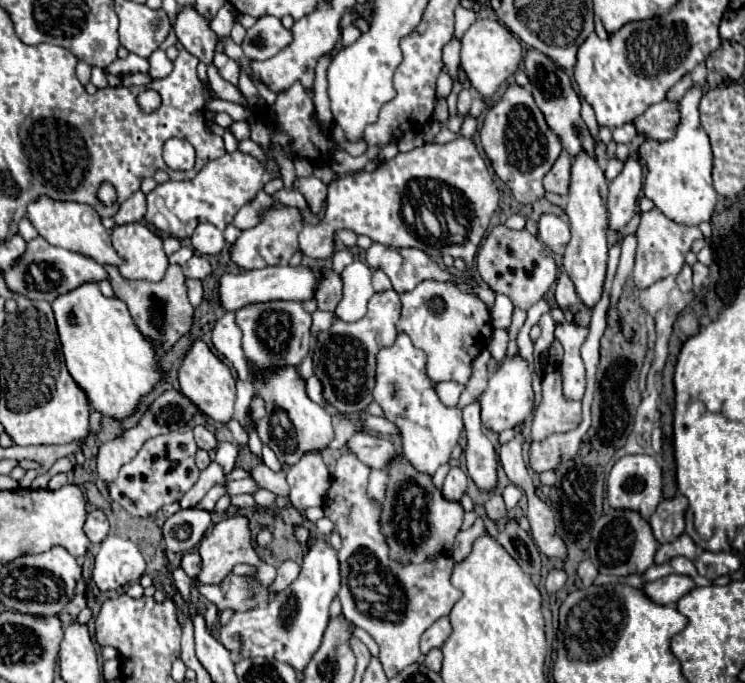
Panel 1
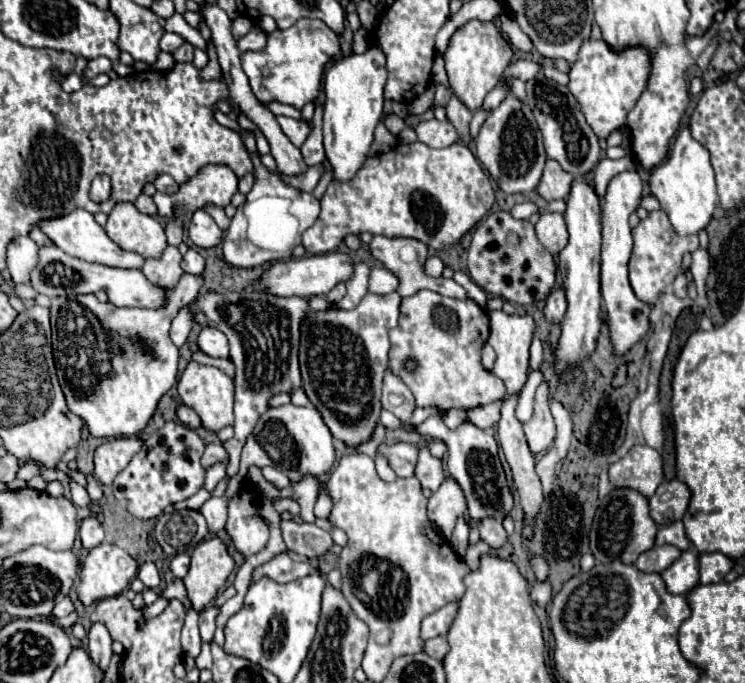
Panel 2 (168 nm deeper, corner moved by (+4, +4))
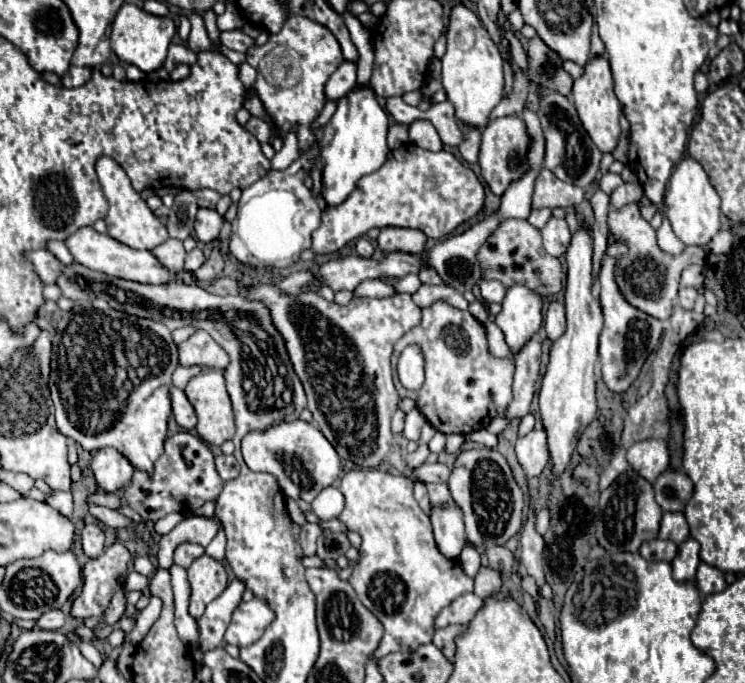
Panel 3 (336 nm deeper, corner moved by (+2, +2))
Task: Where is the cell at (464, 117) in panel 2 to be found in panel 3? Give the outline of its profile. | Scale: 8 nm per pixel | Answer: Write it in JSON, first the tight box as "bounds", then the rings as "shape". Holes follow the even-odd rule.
{"bounds":[459,130,479,164],"shape":[[[463,130],[463,134],[467,134],[467,142],[463,142],[463,146],[459,146],[459,152],[461,152],[461,156],[463,156],[465,162],[477,164],[477,154],[479,154],[479,130]]]}

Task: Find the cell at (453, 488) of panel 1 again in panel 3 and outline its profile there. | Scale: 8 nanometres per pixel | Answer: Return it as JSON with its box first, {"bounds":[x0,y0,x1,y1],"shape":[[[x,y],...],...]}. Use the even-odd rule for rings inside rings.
{"bounds":[431,502,467,560],"shape":[[[449,502],[447,506],[433,508],[431,524],[439,552],[449,560],[457,560],[463,546],[467,544],[463,530],[463,514],[459,514],[459,506]]]}

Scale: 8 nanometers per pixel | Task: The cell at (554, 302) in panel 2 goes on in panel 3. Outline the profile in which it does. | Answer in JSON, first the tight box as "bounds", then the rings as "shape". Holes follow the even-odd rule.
{"bounds":[545,302,565,342],"shape":[[[551,302],[545,316],[545,330],[551,342],[555,342],[565,332],[565,306],[559,302]]]}

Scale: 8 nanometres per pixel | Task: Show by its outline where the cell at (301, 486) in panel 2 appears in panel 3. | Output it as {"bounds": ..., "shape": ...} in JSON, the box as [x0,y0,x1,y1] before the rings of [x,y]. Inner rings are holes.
{"bounds":[299,524,321,556],"shape":[[[305,524],[301,528],[301,536],[299,536],[299,542],[303,546],[303,552],[305,556],[315,556],[317,552],[317,538],[321,536],[321,528],[317,524]]]}

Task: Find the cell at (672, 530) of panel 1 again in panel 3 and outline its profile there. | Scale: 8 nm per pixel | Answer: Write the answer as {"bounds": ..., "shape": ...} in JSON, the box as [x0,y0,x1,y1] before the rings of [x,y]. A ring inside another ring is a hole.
{"bounds":[653,470,693,512],"shape":[[[665,470],[653,484],[655,500],[665,512],[681,512],[693,494],[693,482],[685,472]]]}

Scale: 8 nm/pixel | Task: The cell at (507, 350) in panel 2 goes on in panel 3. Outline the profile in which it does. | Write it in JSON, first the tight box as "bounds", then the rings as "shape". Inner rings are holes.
{"bounds":[495,284,543,352],"shape":[[[513,284],[507,288],[501,302],[501,312],[495,316],[495,324],[503,330],[513,352],[541,328],[541,308],[543,298],[525,284]]]}

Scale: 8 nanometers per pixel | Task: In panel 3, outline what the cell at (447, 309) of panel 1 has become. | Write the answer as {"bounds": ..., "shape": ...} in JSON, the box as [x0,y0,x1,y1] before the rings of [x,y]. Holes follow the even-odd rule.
{"bounds":[391,302,515,434],"shape":[[[435,302],[423,308],[421,324],[409,330],[391,356],[393,382],[401,398],[413,398],[427,422],[443,434],[463,434],[485,428],[495,416],[503,414],[513,400],[511,384],[515,364],[513,358],[495,358],[487,348],[485,328],[471,312],[455,310],[447,302]],[[407,346],[419,346],[425,358],[425,382],[417,392],[405,390],[397,378],[397,358]]]}

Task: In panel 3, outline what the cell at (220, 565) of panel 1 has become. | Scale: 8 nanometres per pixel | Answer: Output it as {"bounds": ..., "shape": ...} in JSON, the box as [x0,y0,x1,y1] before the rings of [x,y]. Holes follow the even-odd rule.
{"bounds":[187,556,227,620],"shape":[[[201,556],[189,566],[187,572],[191,584],[189,614],[199,620],[205,612],[205,606],[227,588],[227,570],[211,556]]]}

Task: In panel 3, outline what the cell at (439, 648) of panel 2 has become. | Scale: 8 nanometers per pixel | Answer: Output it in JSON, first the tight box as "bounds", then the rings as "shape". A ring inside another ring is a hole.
{"bounds":[433,624,467,662],"shape":[[[465,624],[437,628],[435,636],[433,636],[433,644],[453,662],[453,658],[455,658],[455,638],[459,638],[461,634],[465,634],[465,630],[467,630]]]}

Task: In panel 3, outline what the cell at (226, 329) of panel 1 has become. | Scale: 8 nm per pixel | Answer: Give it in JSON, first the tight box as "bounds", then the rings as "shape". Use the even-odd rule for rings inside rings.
{"bounds":[177,330,229,370],"shape":[[[195,330],[195,334],[189,340],[177,344],[177,348],[181,366],[225,370],[229,364],[229,354],[205,330]]]}

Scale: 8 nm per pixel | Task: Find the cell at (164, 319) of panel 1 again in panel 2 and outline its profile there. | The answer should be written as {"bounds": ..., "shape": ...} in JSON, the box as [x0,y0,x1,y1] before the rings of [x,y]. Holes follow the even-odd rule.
{"bounds":[141,246,183,290],"shape":[[[167,246],[161,260],[145,260],[145,264],[141,266],[141,272],[151,284],[165,290],[173,290],[183,276],[181,260],[183,258],[179,250],[175,246]]]}

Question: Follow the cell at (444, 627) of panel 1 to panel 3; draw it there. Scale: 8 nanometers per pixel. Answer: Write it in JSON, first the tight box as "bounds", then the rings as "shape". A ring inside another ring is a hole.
{"bounds":[435,592,483,628],"shape":[[[473,592],[461,594],[459,598],[455,598],[447,608],[443,608],[435,620],[435,628],[443,628],[449,624],[467,624],[473,620],[473,616],[481,610],[483,606],[483,598],[475,596]]]}

